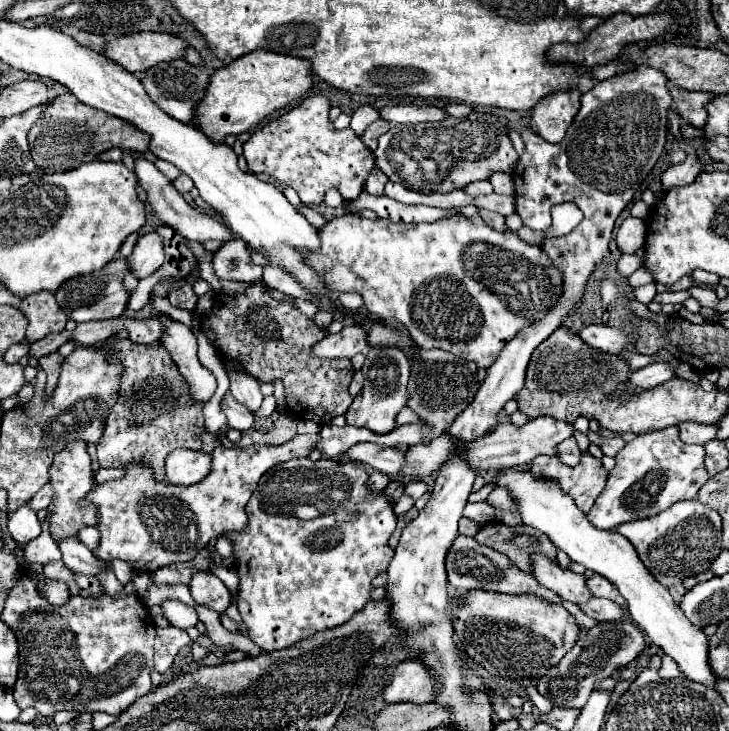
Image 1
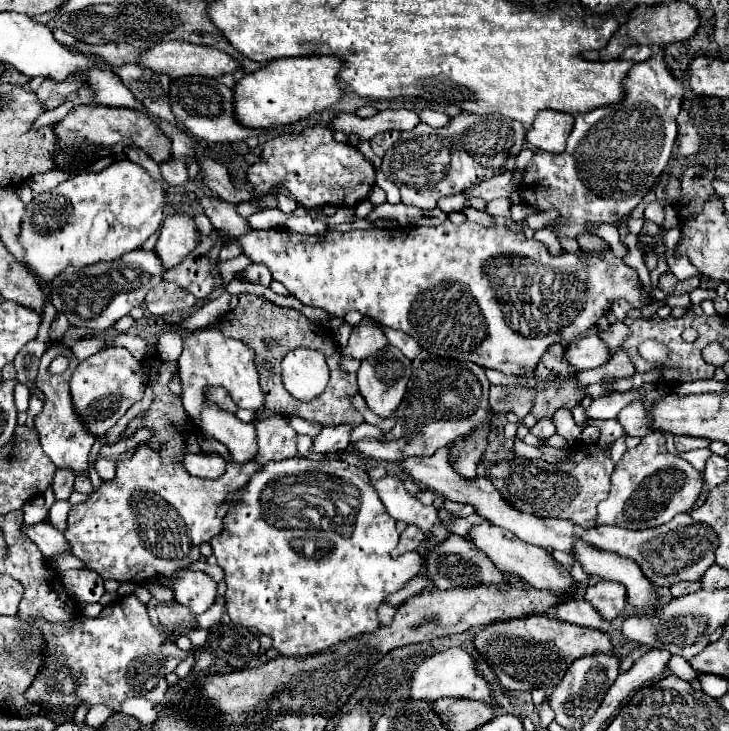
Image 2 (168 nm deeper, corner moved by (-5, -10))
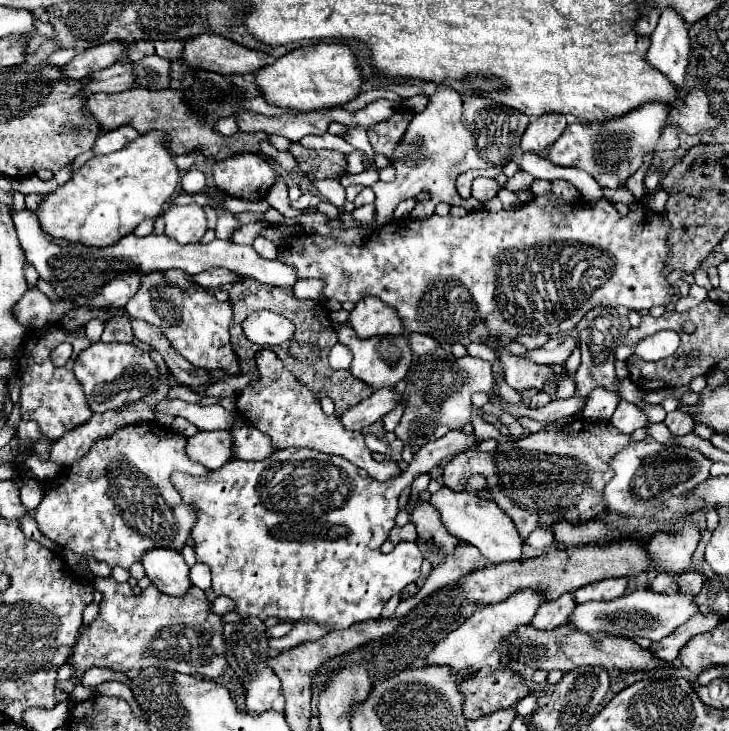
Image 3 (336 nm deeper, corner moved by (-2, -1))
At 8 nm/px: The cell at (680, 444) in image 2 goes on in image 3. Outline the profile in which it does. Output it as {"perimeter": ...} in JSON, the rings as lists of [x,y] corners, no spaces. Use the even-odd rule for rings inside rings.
{"perimeter":[[[677,408],[673,412],[667,414],[667,418],[663,420],[663,424],[671,430],[673,436],[683,436],[683,434],[689,434],[695,426],[695,420],[691,418],[691,414],[687,414],[685,410]]]}

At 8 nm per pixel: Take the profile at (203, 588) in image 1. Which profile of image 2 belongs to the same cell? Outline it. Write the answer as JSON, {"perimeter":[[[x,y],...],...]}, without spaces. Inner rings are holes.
{"perimeter":[[[180,569],[174,575],[180,575],[172,585],[176,601],[192,613],[204,613],[216,603],[216,581],[210,575],[188,569]]]}

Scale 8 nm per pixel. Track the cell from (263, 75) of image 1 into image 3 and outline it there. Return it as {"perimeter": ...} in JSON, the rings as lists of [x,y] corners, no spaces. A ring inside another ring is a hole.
{"perimeter":[[[319,42],[295,48],[293,52],[261,68],[257,74],[257,86],[271,106],[295,108],[301,112],[343,106],[363,92],[363,80],[357,68],[357,52],[339,42]]]}

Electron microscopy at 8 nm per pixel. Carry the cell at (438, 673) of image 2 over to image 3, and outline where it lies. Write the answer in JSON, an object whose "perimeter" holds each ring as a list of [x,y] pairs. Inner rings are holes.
{"perimeter":[[[519,590],[515,594],[511,594],[509,598],[505,598],[503,602],[497,604],[487,604],[481,610],[475,610],[473,616],[469,616],[457,630],[449,632],[435,648],[433,652],[427,656],[427,664],[431,666],[453,666],[455,670],[467,670],[467,668],[475,668],[481,670],[483,666],[499,666],[501,660],[501,646],[505,642],[505,638],[515,632],[515,628],[529,624],[531,616],[535,616],[539,604],[545,602],[545,594],[537,592],[537,590]]]}

